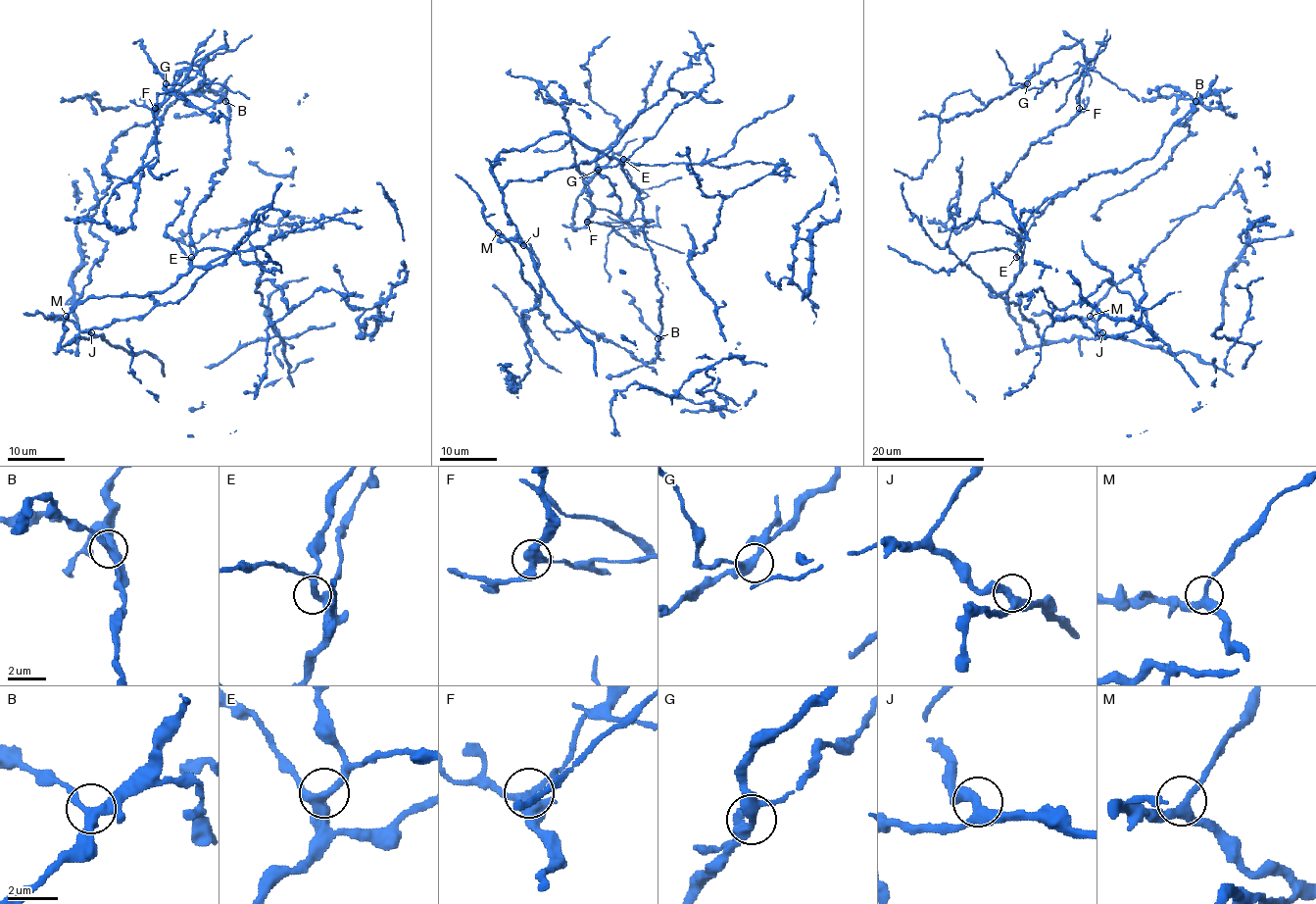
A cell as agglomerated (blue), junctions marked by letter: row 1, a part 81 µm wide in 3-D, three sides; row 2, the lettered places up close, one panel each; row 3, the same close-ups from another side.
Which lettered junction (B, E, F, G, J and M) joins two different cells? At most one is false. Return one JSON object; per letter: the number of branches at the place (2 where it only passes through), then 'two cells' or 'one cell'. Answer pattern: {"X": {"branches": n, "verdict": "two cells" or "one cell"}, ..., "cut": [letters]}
{"B": {"branches": 3, "verdict": "one cell"}, "E": {"branches": 3, "verdict": "one cell"}, "F": {"branches": 3, "verdict": "two cells"}, "G": {"branches": 3, "verdict": "one cell"}, "J": {"branches": 3, "verdict": "one cell"}, "M": {"branches": 3, "verdict": "one cell"}, "cut": ["F"]}

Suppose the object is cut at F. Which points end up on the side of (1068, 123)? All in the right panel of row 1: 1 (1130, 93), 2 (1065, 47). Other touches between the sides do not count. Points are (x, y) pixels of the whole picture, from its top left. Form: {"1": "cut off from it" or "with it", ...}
{"1": "cut off from it", "2": "with it"}

